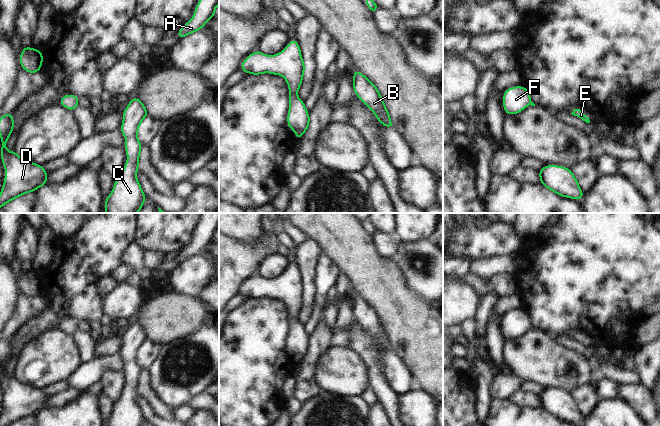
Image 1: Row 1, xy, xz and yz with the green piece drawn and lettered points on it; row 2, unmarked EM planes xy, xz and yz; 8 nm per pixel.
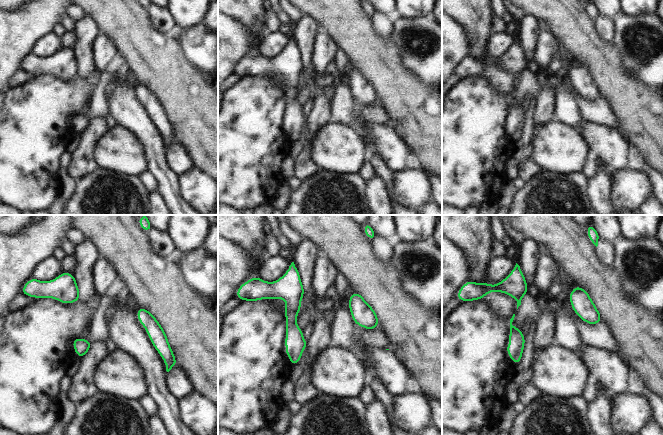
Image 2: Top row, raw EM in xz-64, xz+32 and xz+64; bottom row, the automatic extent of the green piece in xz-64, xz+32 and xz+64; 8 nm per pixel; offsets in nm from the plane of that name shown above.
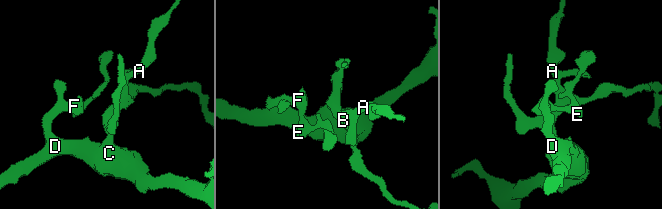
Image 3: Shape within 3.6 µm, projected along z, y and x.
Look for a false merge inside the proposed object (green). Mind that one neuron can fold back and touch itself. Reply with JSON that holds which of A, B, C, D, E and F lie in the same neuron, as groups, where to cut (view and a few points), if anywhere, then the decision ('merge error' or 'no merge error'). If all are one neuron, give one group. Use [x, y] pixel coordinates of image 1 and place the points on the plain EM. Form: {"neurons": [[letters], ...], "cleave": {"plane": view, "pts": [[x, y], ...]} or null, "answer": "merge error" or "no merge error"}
{"neurons": [["A", "B", "C", "D", "E", "F"]], "cleave": null, "answer": "no merge error"}

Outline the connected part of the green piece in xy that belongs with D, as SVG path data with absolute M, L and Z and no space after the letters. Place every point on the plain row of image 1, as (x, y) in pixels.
M6 337L0 340L0 363L1 363L1 386L5 392L5 402L0 416L0 426L10 426L22 419L31 417L40 411L47 409L48 398L43 389L33 387L20 381L16 375L10 376L6 372L6 366L9 364L14 354L14 340L12 337Z

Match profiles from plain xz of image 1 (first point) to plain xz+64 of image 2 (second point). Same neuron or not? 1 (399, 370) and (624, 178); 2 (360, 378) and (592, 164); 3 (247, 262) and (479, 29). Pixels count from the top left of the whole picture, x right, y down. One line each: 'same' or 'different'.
1: different
2: different
3: different

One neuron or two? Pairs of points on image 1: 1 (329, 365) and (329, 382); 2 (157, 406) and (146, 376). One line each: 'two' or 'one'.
1: one
2: one

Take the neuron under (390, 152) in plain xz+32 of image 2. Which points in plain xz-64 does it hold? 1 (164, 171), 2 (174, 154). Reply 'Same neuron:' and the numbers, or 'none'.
Same neuron: 2

